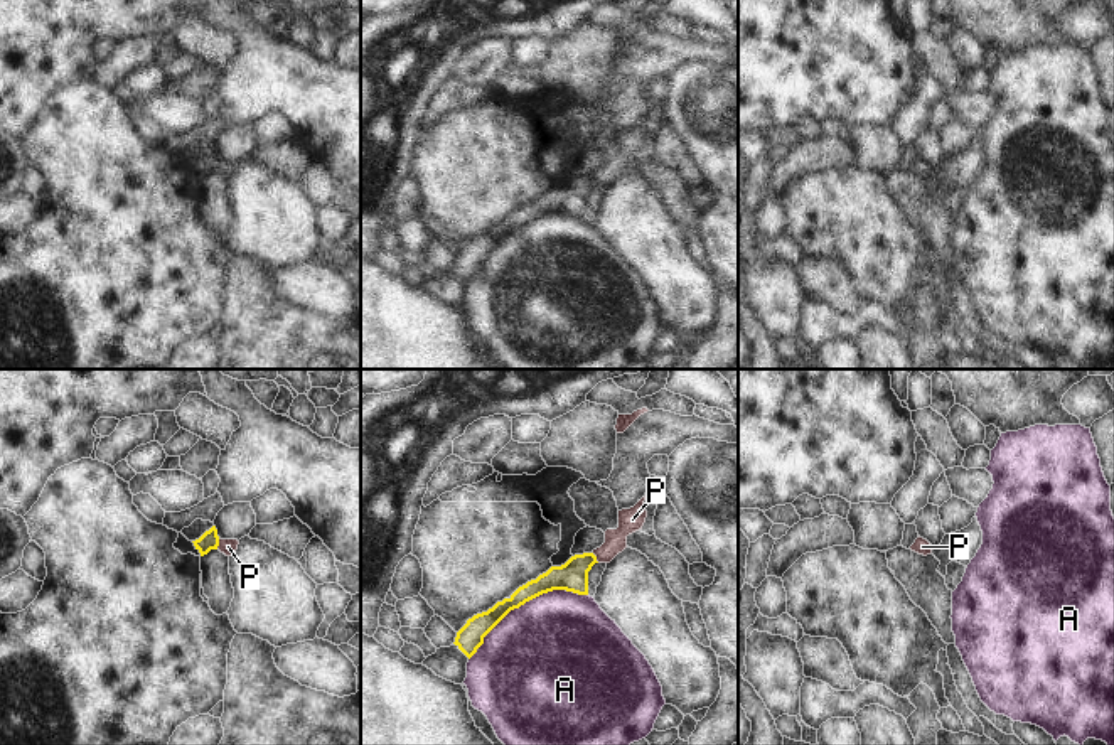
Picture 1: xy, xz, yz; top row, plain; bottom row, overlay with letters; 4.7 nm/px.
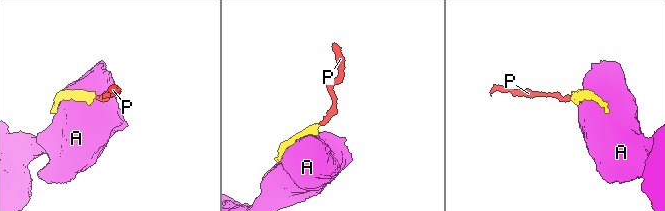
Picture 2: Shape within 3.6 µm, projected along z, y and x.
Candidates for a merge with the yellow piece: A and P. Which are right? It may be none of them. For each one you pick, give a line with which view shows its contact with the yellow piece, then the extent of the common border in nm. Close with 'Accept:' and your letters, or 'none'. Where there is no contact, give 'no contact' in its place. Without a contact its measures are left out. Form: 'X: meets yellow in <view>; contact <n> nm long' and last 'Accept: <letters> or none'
P: meets yellow in xy; contact 60 nm long
Accept: P

